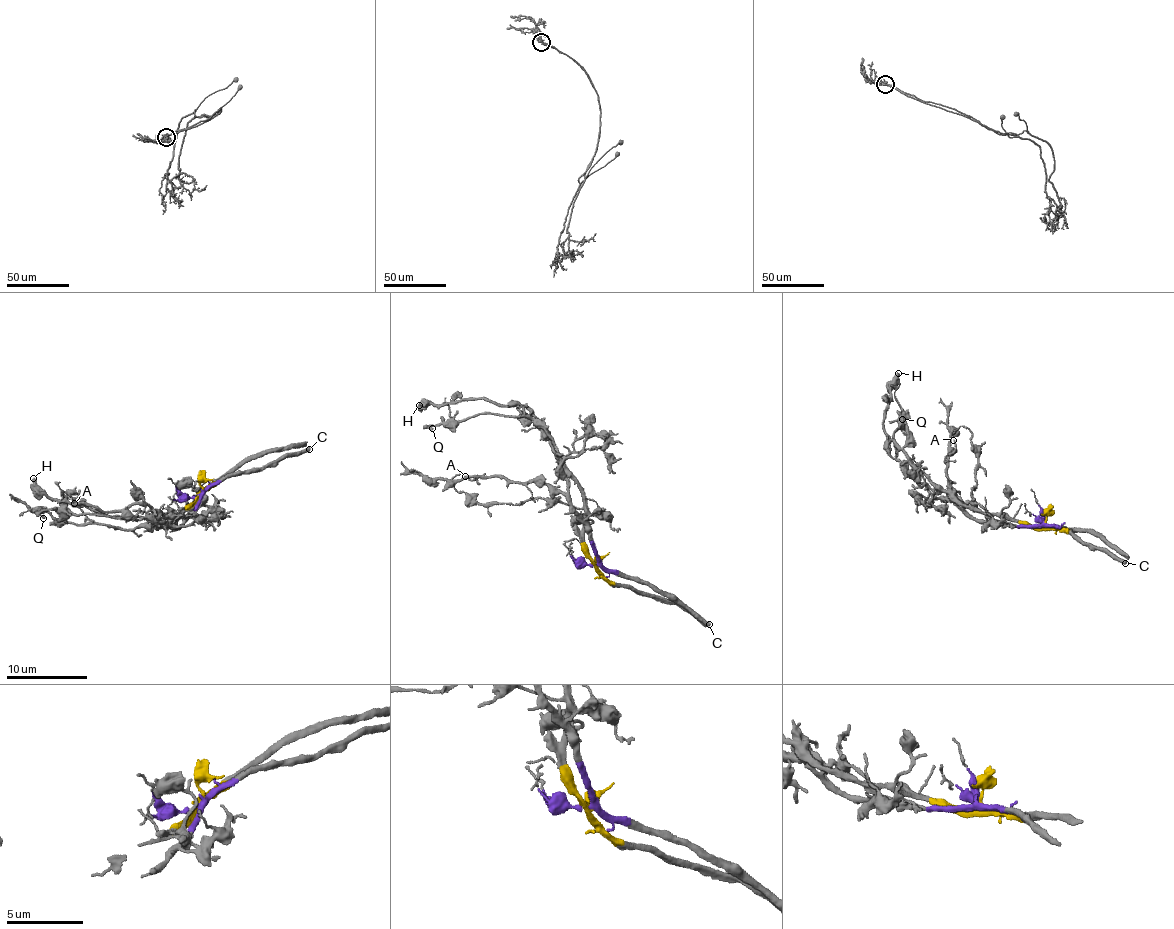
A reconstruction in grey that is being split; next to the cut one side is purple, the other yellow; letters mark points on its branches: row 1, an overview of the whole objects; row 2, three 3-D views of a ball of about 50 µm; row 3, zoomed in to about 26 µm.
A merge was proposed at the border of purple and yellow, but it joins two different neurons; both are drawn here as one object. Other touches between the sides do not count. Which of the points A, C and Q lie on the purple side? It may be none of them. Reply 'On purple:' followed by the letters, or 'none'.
On purple: A, C, Q

